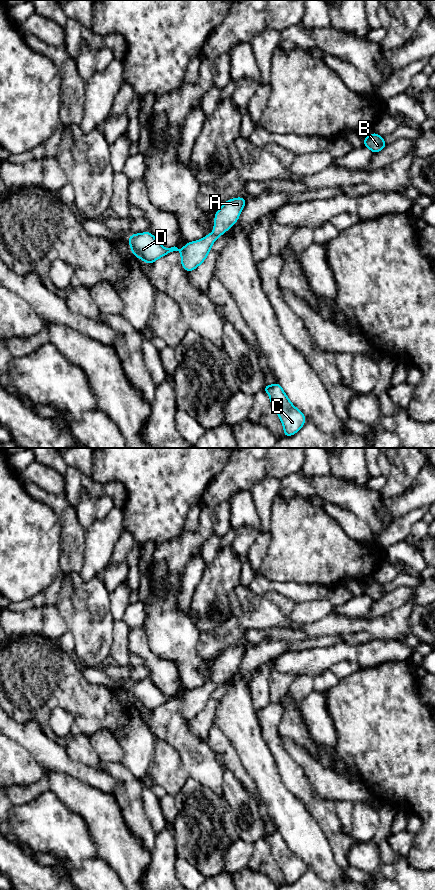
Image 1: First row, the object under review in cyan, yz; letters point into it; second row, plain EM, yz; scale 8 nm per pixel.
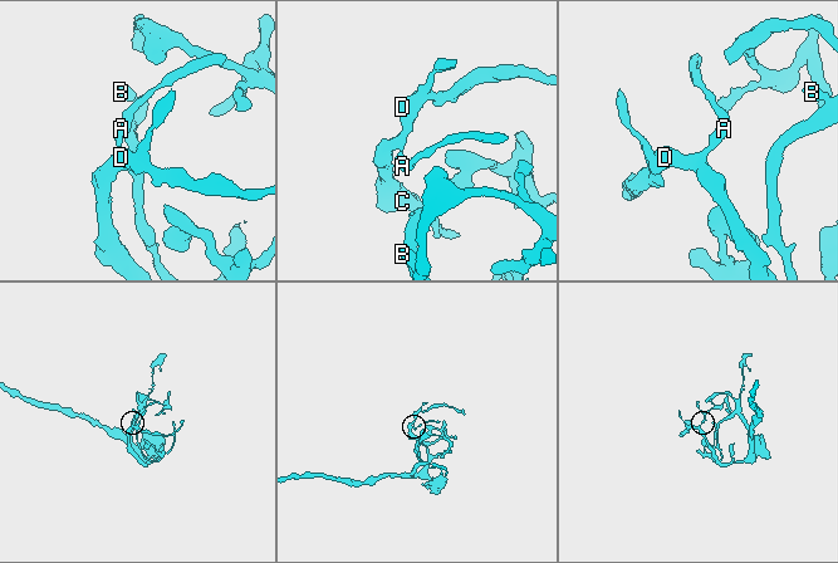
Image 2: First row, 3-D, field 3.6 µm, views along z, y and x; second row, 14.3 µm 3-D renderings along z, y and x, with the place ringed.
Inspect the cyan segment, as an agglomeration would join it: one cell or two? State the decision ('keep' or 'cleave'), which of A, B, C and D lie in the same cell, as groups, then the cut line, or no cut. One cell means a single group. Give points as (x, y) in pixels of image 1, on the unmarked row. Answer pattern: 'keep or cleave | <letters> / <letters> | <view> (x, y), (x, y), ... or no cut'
keep | A B C D | no cut

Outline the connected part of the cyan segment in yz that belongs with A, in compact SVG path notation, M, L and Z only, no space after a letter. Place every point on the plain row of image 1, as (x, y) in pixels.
M242 645L227 648L215 661L213 680L200 688L187 690L182 697L175 694L166 697L148 679L140 682L133 681L128 685L130 697L134 704L150 713L173 699L179 699L181 702L181 714L185 719L192 720L207 706L216 687L238 669L245 652L246 646Z

